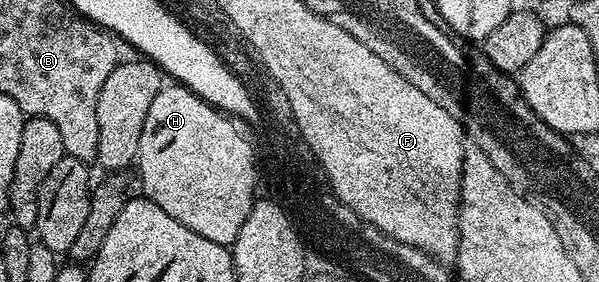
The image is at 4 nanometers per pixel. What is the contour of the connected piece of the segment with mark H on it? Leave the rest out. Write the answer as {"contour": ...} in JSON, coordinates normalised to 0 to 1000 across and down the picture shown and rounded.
{"contour":[[[289,291],[270,305],[265,333],[252,362],[252,390],[245,390],[245,433],[239,433],[239,475],[232,489],[232,532],[225,571],[225,599],[235,621],[235,667],[240,691],[265,745],[279,745],[292,787],[306,787],[312,816],[326,816],[326,830],[339,830],[339,844],[352,844],[352,858],[366,858],[387,872],[392,844],[399,844],[396,809],[402,809],[402,780],[409,780],[409,752],[416,752],[416,681],[422,681],[422,567],[416,567],[416,525],[409,525],[406,486],[389,454],[382,454],[384,415],[337,355],[327,326],[317,326],[301,294]]]}

